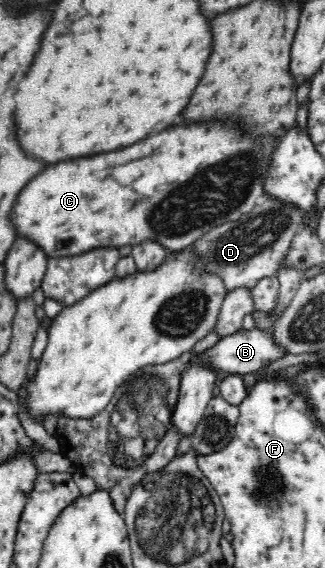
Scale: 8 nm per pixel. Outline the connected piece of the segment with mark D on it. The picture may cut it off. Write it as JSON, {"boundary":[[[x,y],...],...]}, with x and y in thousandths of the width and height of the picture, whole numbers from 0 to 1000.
{"boundary":[[[828,347],[735,387],[649,401],[582,437],[618,458],[631,475],[680,486],[702,516],[745,504],[769,507],[803,489],[837,486],[868,472],[905,414],[942,398],[942,382],[929,366]]]}

